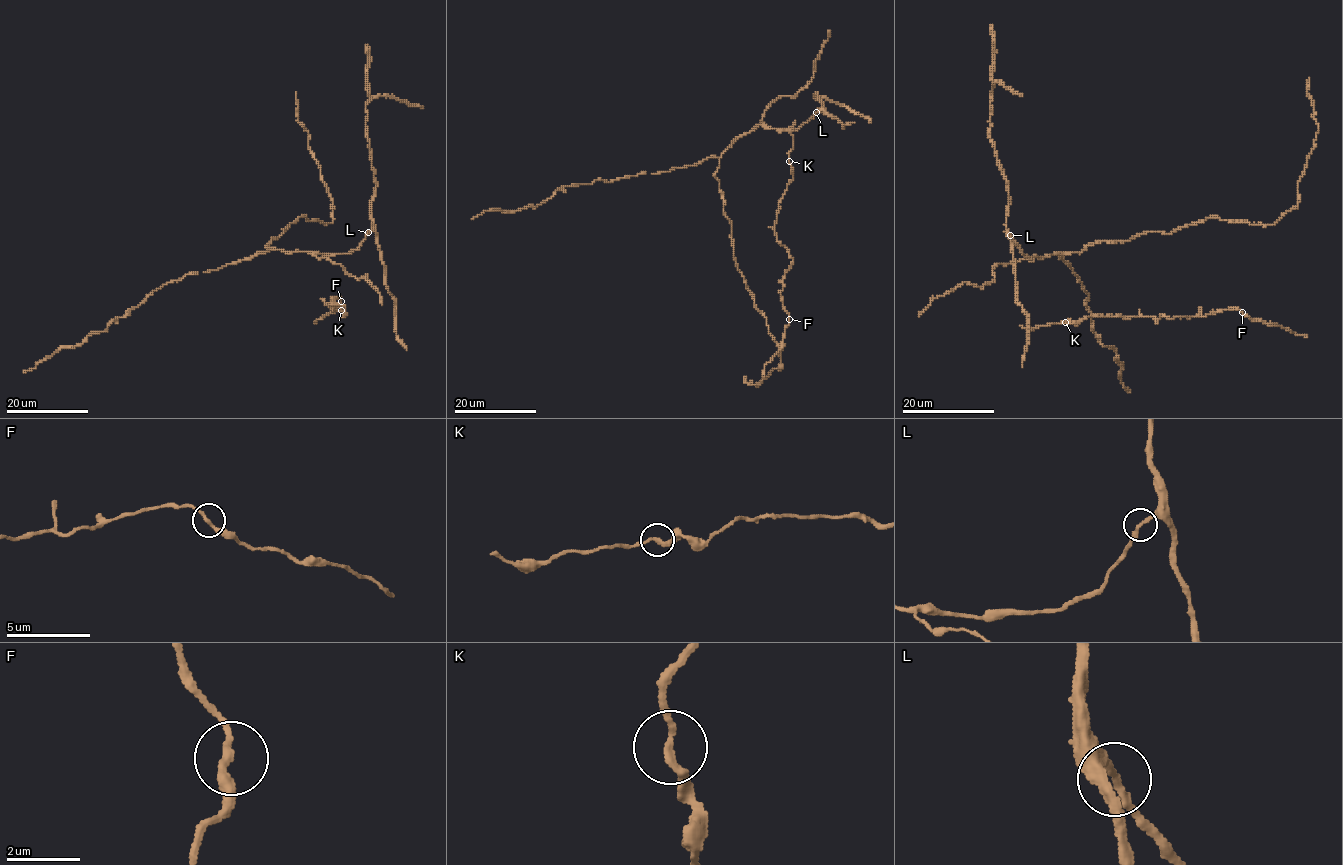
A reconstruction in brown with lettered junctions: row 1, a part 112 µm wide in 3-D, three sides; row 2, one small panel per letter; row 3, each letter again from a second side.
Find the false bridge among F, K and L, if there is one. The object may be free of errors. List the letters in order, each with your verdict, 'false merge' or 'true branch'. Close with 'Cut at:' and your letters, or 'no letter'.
F: true branch
K: true branch
L: true branch
Cut at: no letter

